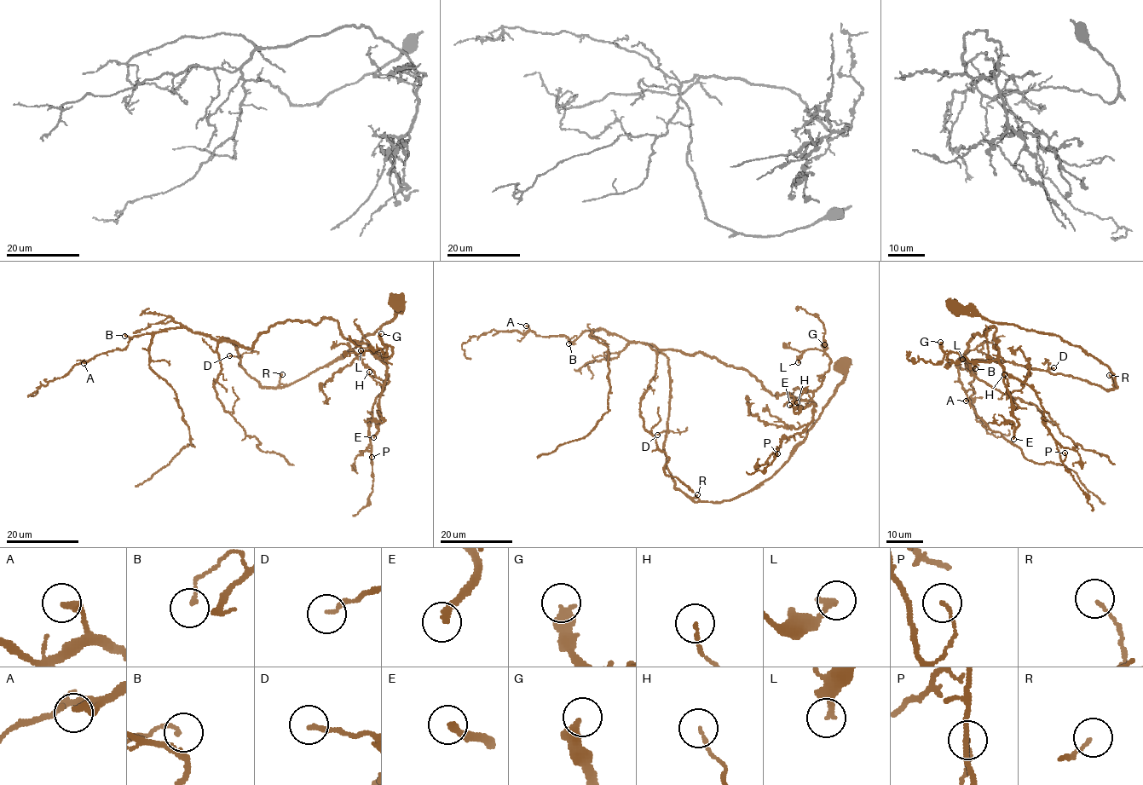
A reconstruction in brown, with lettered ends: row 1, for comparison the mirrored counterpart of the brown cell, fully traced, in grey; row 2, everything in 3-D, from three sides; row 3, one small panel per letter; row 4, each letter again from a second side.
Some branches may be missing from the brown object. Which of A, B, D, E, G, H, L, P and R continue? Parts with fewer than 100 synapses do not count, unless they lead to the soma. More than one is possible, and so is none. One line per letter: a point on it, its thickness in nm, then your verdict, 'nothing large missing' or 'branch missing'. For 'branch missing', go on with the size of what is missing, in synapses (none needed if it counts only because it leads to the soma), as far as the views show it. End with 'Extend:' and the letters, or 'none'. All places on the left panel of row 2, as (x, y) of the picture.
A: at (83, 363); 240 nm thick; nothing large missing
B: at (124, 336); 130 nm thick; nothing large missing
D: at (229, 355); 160 nm thick; nothing large missing
E: at (373, 437); 280 nm thick; branch missing; about 120 synapses
G: at (381, 333); 480 nm thick; nothing large missing
H: at (369, 372); 110 nm thick; nothing large missing
L: at (360, 350); 220 nm thick; nothing large missing
P: at (372, 457); 100 nm thick; nothing large missing
R: at (282, 374); 110 nm thick; nothing large missing
Extend: E

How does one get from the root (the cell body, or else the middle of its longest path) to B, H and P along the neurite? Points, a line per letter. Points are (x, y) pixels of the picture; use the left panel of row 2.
B: (396, 298), (401, 304), (392, 320), (280, 387), (261, 386), (246, 372), (227, 338), (178, 327), (124, 336)
H: (396, 298), (392, 320), (284, 386), (220, 340), (251, 348), (279, 322), (332, 319), (386, 379), (369, 372)
P: (396, 298), (392, 320), (284, 386), (220, 341), (251, 348), (324, 318), (366, 343), (389, 380), (372, 457)

